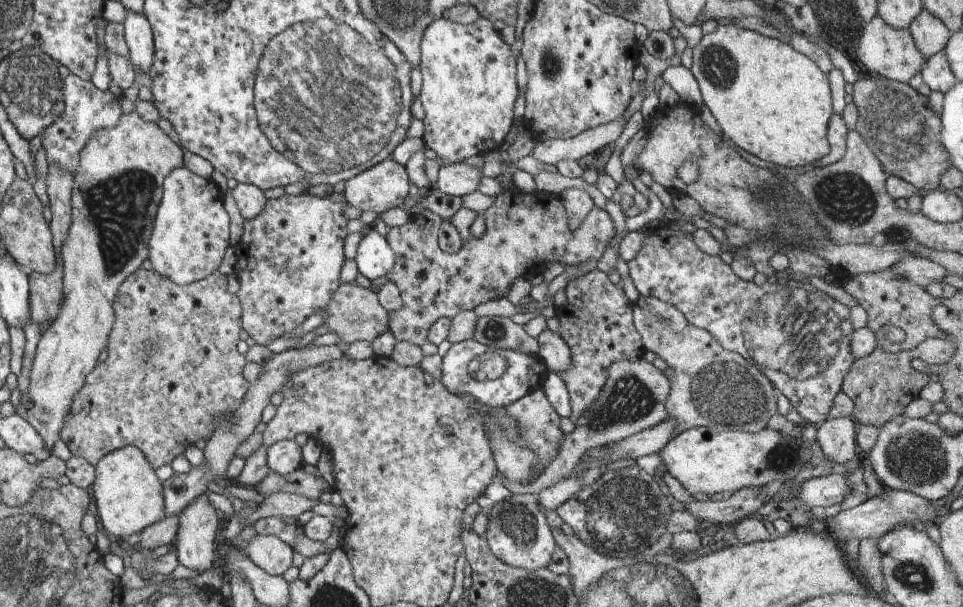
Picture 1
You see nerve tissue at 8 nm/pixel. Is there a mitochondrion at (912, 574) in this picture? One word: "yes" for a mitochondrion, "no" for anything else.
yes

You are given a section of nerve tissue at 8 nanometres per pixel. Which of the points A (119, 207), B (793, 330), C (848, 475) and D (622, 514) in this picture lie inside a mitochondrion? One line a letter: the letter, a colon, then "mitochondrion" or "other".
A: mitochondrion
B: mitochondrion
C: other
D: mitochondrion

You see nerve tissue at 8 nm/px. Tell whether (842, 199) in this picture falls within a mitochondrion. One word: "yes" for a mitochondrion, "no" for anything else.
yes

